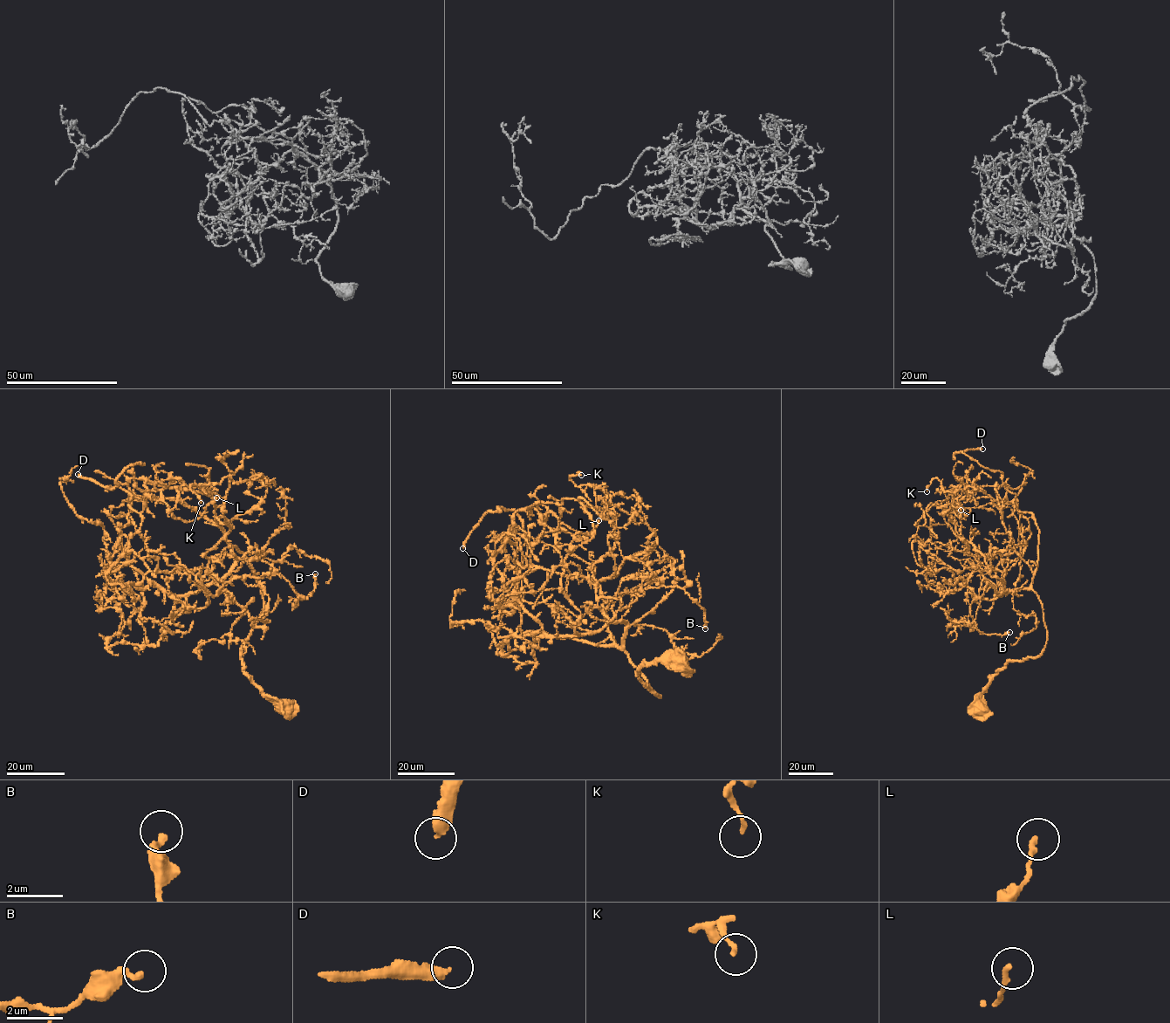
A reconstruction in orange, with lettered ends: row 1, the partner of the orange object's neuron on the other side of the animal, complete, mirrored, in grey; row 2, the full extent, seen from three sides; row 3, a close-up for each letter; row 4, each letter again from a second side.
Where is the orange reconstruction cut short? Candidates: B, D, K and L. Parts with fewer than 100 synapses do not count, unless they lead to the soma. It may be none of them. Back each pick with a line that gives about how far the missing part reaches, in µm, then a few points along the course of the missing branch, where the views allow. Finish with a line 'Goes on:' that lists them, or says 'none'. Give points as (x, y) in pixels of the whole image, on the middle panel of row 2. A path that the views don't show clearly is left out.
D: about 130 µm are missing
Goes on: D

